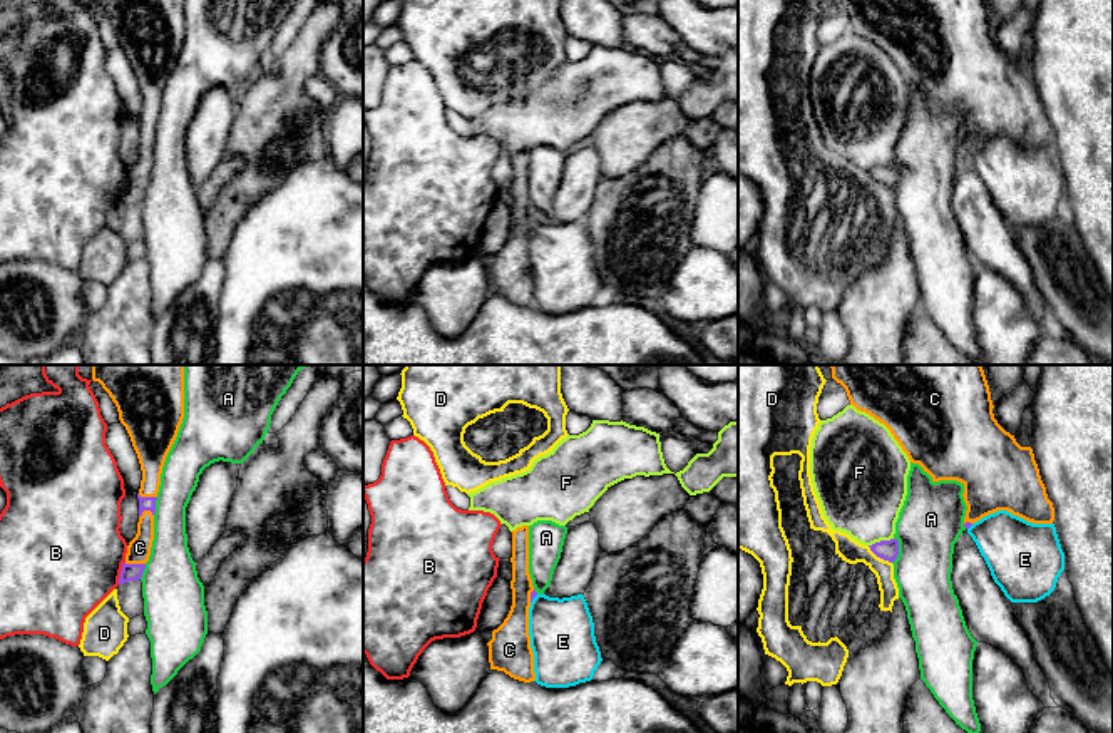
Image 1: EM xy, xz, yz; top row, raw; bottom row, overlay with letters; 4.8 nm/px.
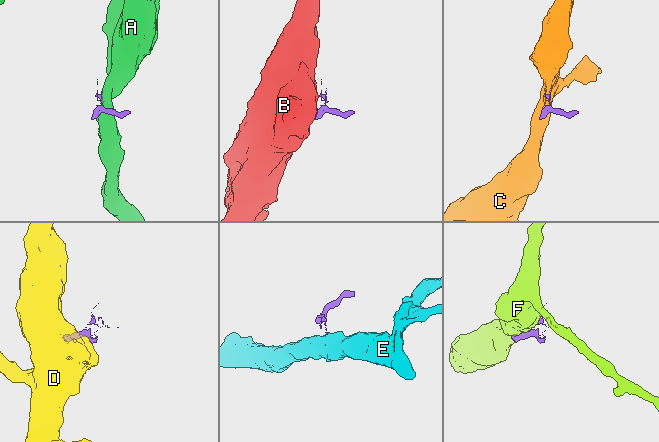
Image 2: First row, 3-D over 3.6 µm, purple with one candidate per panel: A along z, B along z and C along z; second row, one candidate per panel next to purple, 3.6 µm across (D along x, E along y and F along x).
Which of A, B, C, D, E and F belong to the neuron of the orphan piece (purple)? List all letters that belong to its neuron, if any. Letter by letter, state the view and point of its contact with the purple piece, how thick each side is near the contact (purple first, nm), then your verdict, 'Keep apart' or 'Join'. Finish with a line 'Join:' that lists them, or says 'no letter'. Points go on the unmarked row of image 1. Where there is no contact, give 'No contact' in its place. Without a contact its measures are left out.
A: Touches purple at yz (897, 176). Thickness 100 nm (purple) against 300 nm. Keep apart
B: Touches purple at xy (121, 198). Thickness 80 nm (purple) against 500 nm. Keep apart
C: Touches purple at xy (134, 189). Thickness 80 nm (purple) against 110 nm. Join
D: Touches purple at yz (879, 181). Thickness 100 nm (purple) against 120 nm. Keep apart
E: Touches purple at xz (533, 223). Thickness 30 nm (purple) against 300 nm. Keep apart
F: Touches purple at yz (881, 166). Thickness 100 nm (purple) against 400 nm. Keep apart
Join: C

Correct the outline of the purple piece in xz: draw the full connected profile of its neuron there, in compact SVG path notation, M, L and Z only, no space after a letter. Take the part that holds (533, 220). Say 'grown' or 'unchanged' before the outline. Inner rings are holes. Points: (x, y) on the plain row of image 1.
grown; M529 151L512 156L512 231L504 248L492 256L489 271L490 295L514 305L536 306L534 278L529 261L529 233L537 221L529 199Z

